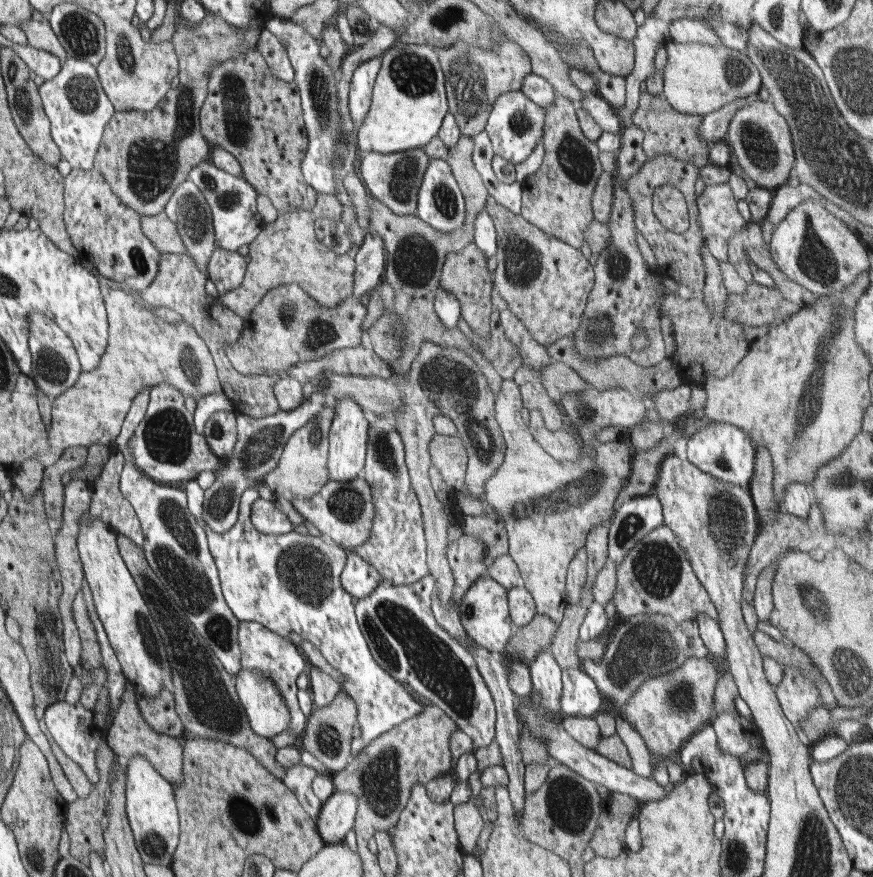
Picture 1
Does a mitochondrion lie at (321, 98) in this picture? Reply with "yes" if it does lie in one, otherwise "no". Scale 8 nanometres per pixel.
yes

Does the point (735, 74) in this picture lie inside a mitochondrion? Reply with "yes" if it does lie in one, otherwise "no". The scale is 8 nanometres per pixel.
yes

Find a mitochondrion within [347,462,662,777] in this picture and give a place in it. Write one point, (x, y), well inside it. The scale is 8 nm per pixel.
(402, 642)

